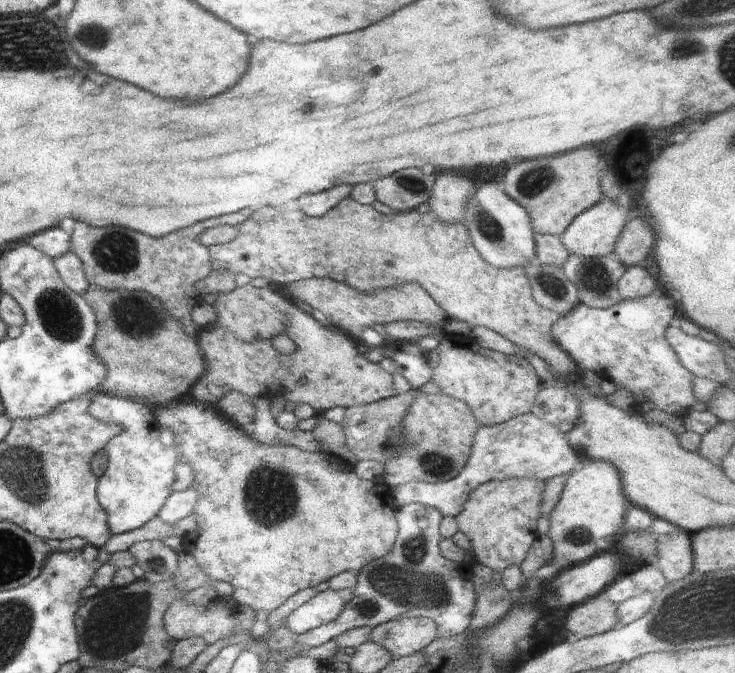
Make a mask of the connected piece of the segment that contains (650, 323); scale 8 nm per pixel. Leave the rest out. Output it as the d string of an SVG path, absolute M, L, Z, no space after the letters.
M668 296L622 299L605 309L579 302L568 314L559 317L551 332L583 374L592 370L612 378L618 388L634 396L642 412L660 410L685 417L697 398L693 391L693 374L680 364L676 351L664 338L674 316L676 304Z

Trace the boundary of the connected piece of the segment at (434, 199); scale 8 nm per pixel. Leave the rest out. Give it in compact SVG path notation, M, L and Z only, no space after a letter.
M444 172L436 178L436 184L433 184L431 195L428 200L429 207L437 214L437 217L443 223L455 223L456 221L463 222L463 212L469 198L475 191L475 186L472 180L468 180L466 176L456 176L454 172Z

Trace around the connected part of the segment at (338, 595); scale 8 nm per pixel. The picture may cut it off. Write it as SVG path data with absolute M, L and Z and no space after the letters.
M328 588L318 592L290 615L288 628L295 635L299 635L314 627L328 624L342 612L352 597L352 589Z

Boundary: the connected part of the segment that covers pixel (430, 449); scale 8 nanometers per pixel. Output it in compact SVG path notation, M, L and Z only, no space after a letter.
M442 393L418 394L412 403L412 410L406 415L407 438L403 445L403 454L384 467L384 474L380 477L392 489L395 486L410 481L426 481L427 483L441 483L455 477L465 466L471 454L475 434L480 425L474 418L468 405L461 400Z

